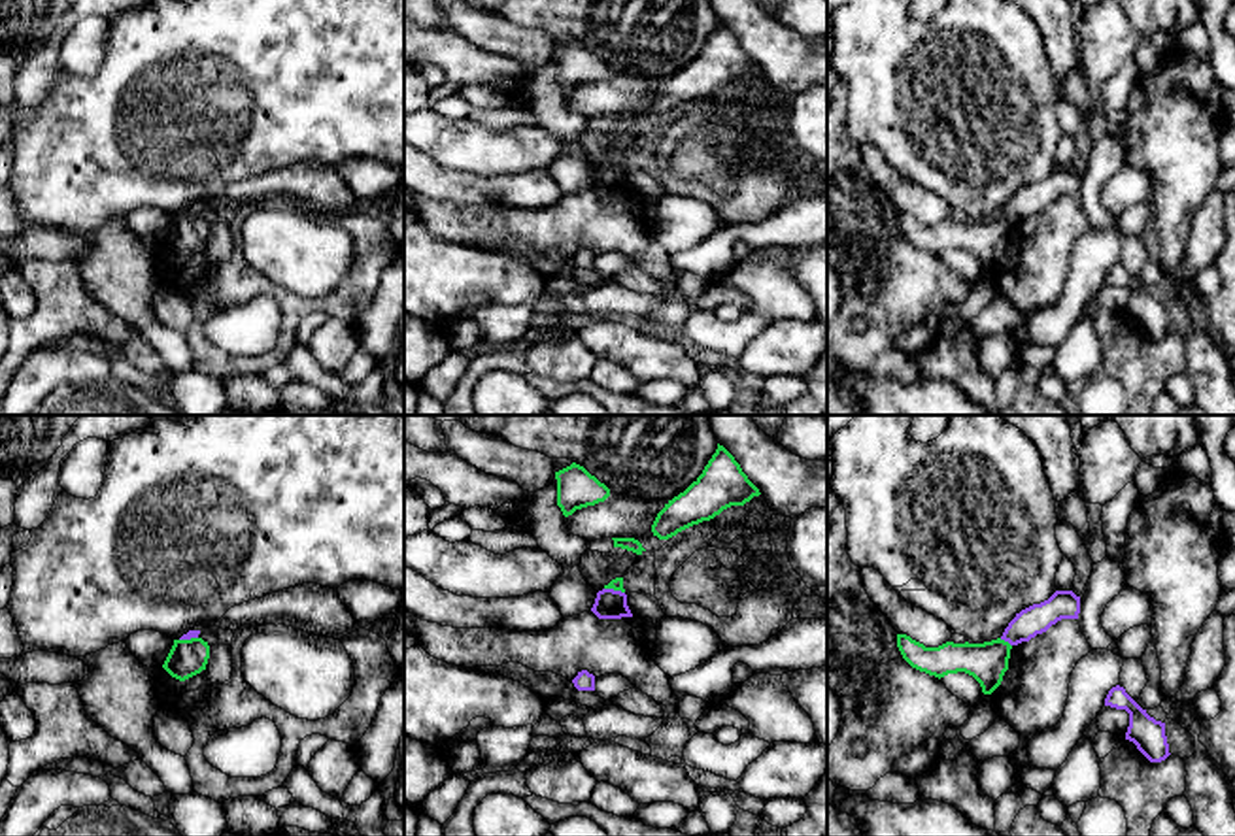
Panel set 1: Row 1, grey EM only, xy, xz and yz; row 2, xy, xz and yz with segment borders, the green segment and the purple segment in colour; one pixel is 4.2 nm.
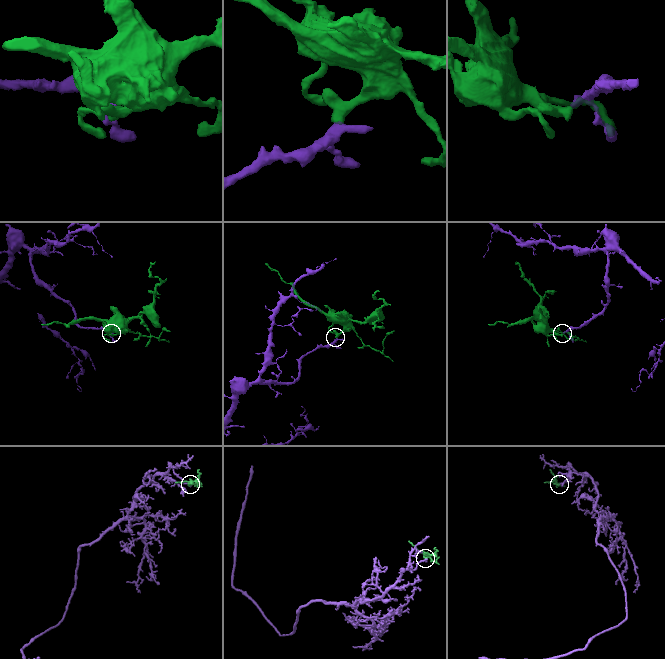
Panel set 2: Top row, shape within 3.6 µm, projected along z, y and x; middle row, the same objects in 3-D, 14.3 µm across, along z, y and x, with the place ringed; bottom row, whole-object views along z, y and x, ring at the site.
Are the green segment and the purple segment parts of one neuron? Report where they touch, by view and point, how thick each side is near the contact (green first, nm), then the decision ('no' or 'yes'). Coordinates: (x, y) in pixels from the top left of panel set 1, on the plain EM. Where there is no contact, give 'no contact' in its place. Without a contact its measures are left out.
meets green in yz at (1003, 217); 170 nm thick on the green side, 130 nm on the other; no

